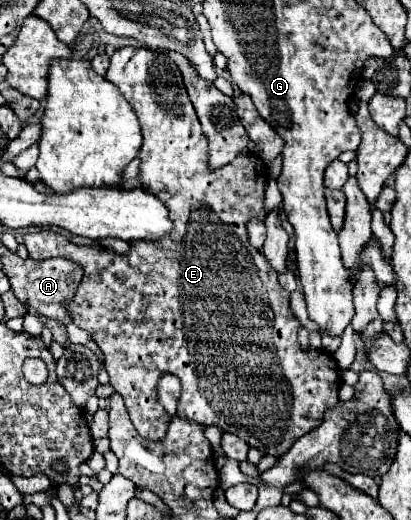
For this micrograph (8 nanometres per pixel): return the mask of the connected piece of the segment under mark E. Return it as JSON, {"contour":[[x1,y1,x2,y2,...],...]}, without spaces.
{"contour":[[121,47,111,55,105,77,119,87,139,119,143,133,143,145,137,155,141,159,141,189,153,193,167,205,173,229,161,241,131,241,129,251,119,255,103,247,73,245,45,228,23,237,29,257,67,257,85,269,83,283,79,283,73,301,69,301,69,313,73,323,89,331,91,339,103,351,111,385,123,397,141,437,159,441,167,433,169,413,159,403,157,383,165,373,171,373,181,381,181,397,177,401,179,417,207,427,215,425,223,433,241,437,249,447,259,449,261,455,279,459,299,437,321,425,323,413,329,407,339,403,341,371,333,355,327,355,323,349,307,349,303,353,297,341,299,321,291,311,289,291,279,285,277,271,269,269,265,255,247,239,245,225,251,219,263,221,267,215,263,205,267,187,265,163,255,153,249,155,246,149,234,165,225,165,217,171,209,169,207,139,201,133,201,123,177,65,163,53]]}

